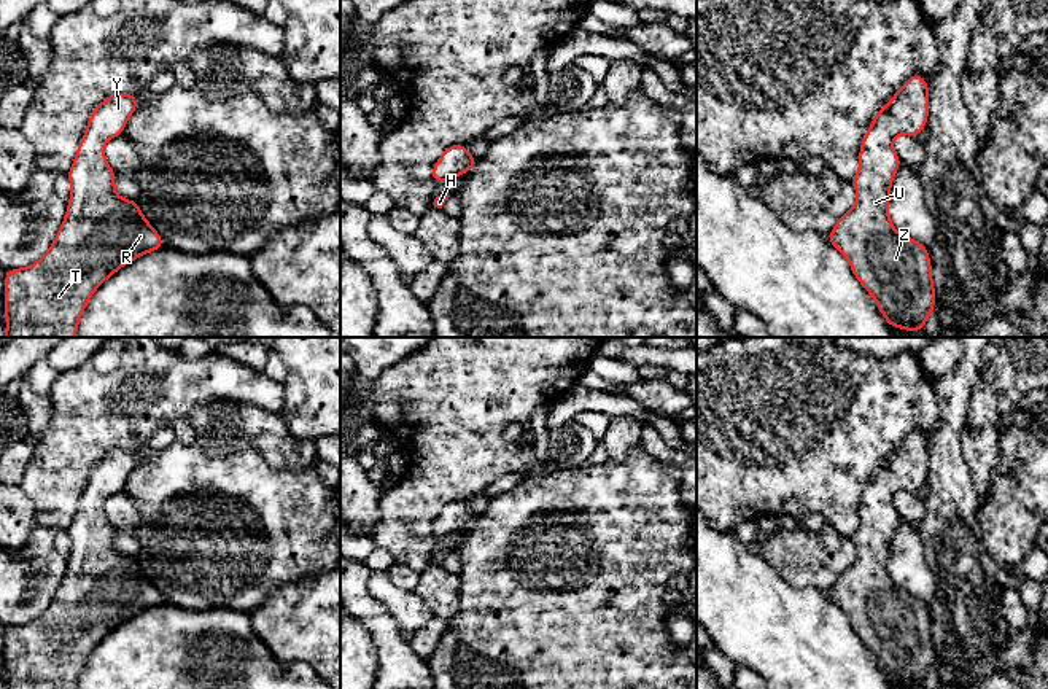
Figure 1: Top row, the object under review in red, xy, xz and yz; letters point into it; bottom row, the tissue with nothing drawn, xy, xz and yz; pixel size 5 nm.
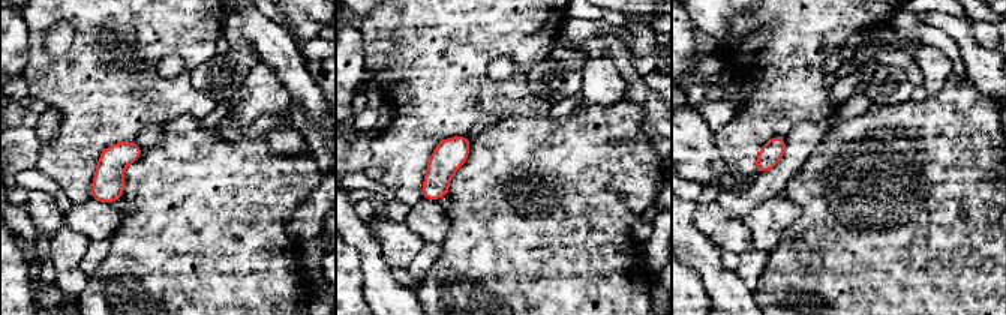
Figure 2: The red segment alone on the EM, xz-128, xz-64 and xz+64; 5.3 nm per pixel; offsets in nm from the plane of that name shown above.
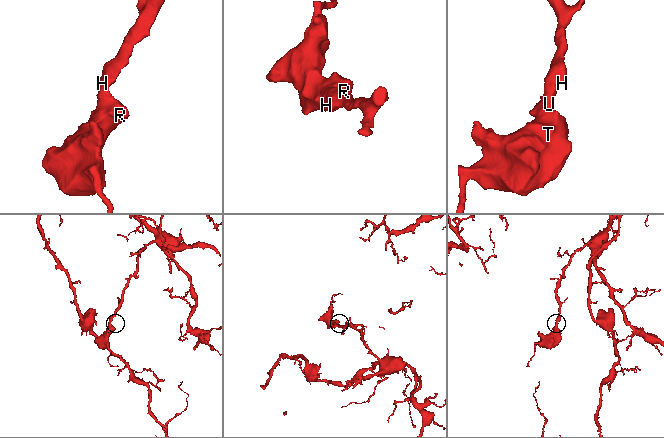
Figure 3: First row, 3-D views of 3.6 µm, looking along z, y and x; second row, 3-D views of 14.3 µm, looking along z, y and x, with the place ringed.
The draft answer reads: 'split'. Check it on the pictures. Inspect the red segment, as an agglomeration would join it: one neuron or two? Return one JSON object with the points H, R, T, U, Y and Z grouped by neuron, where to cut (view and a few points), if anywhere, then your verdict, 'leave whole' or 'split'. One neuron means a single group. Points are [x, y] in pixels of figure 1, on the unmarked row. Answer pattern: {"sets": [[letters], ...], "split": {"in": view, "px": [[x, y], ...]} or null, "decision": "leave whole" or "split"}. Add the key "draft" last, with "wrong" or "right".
{"sets": [["H", "R", "T", "U", "Y", "Z"]], "split": null, "decision": "leave whole", "draft": "wrong"}

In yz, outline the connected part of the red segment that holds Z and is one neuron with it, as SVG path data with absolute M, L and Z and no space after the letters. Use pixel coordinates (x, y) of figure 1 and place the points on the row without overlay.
M913 431L871 476L859 508L860 525L851 536L857 560L838 576L829 592L830 600L849 617L856 635L876 657L886 678L906 687L924 686L935 664L935 646L929 606L910 592L897 589L887 570L891 539L902 520L892 496L900 490L916 493L927 482L927 469L929 442L921 431Z

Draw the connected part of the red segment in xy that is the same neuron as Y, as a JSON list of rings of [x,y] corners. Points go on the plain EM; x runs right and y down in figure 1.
[[[115,449],[92,468],[73,522],[68,527],[72,552],[67,571],[51,605],[29,624],[6,627],[6,689],[76,689],[94,648],[118,625],[164,603],[162,594],[143,574],[137,557],[115,549],[115,533],[105,516],[105,498],[124,489],[138,452]]]

